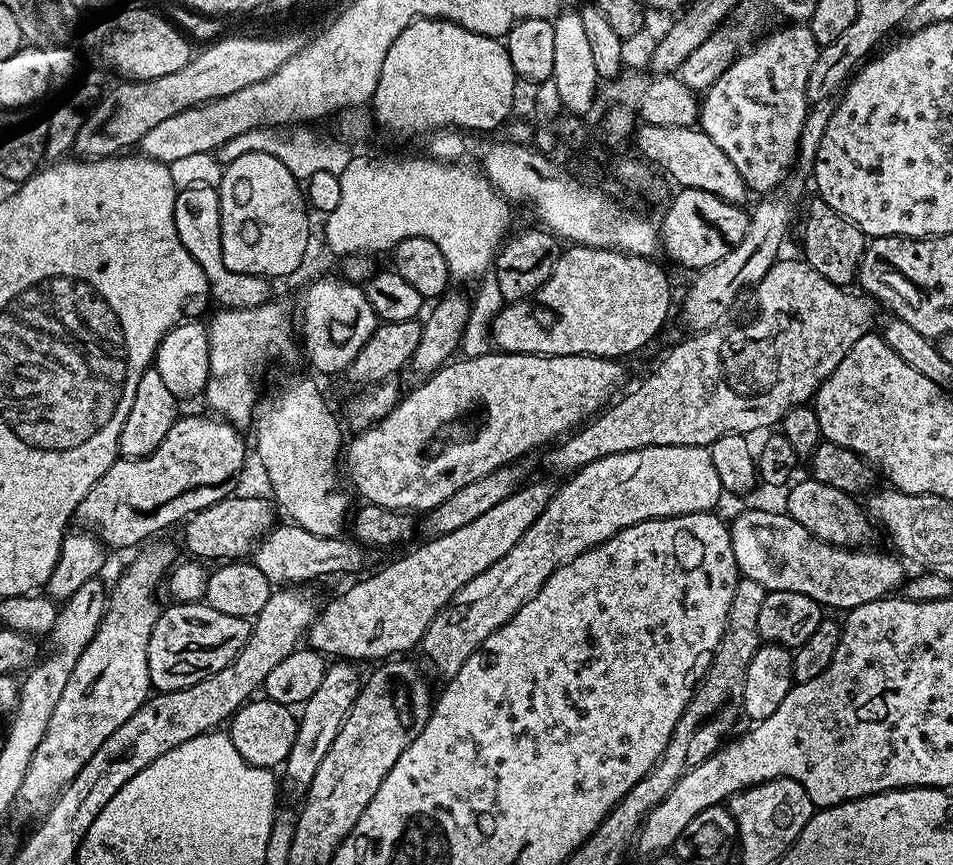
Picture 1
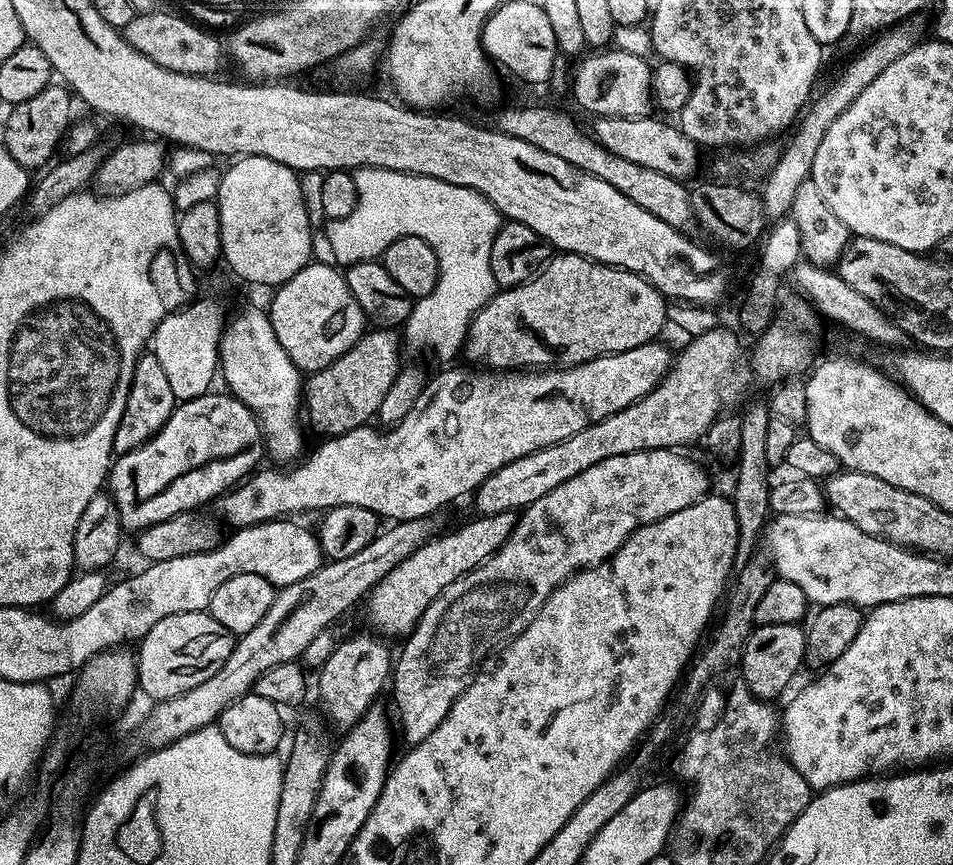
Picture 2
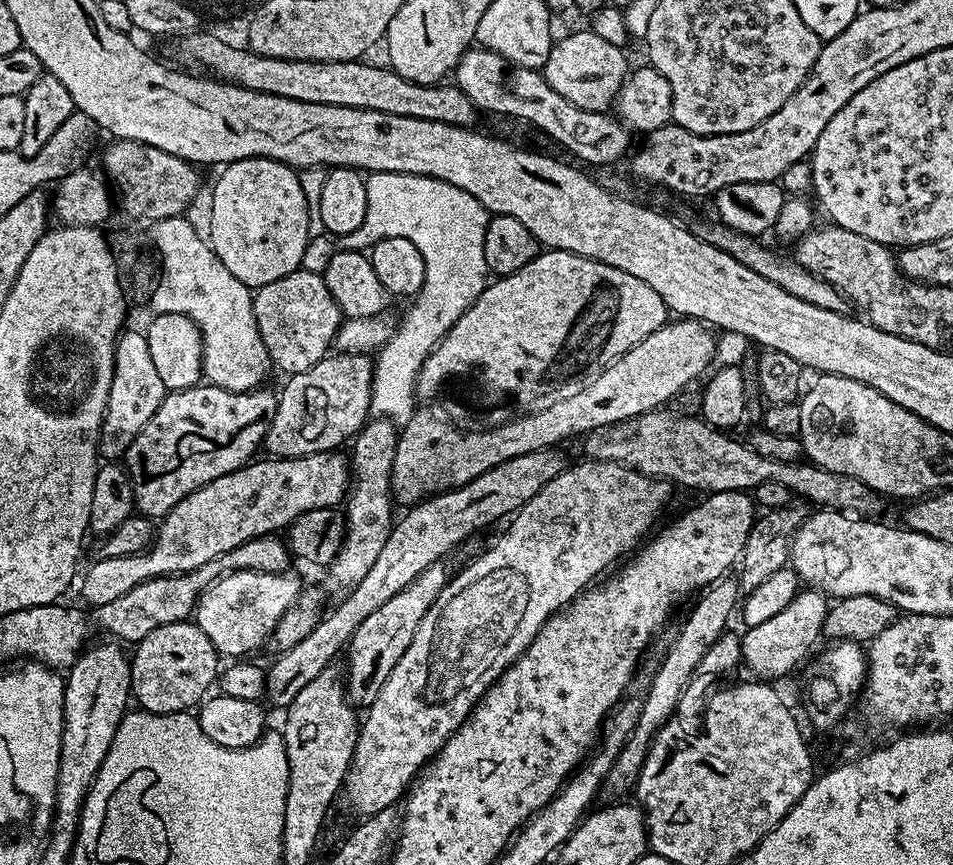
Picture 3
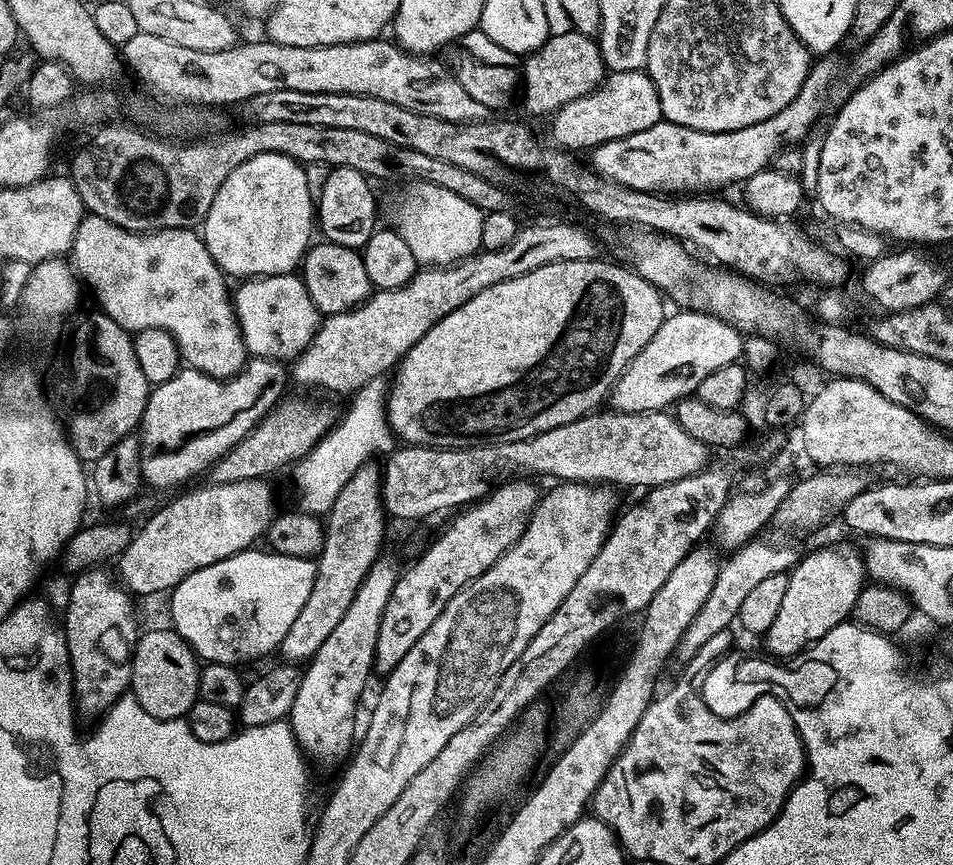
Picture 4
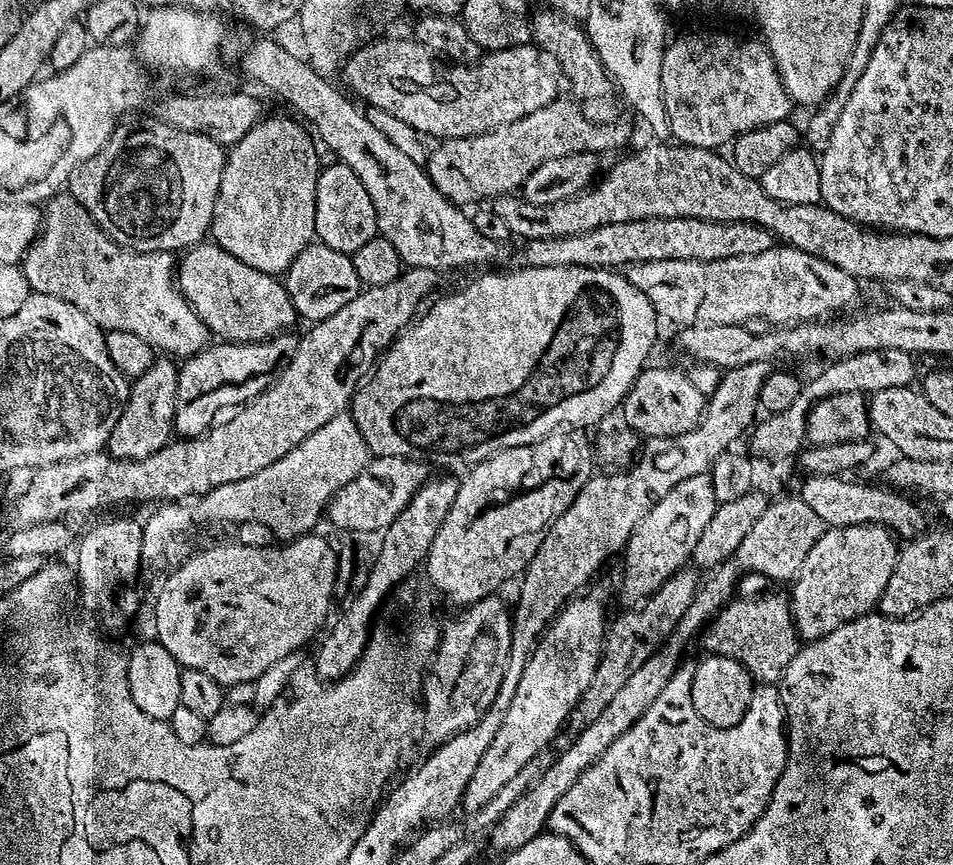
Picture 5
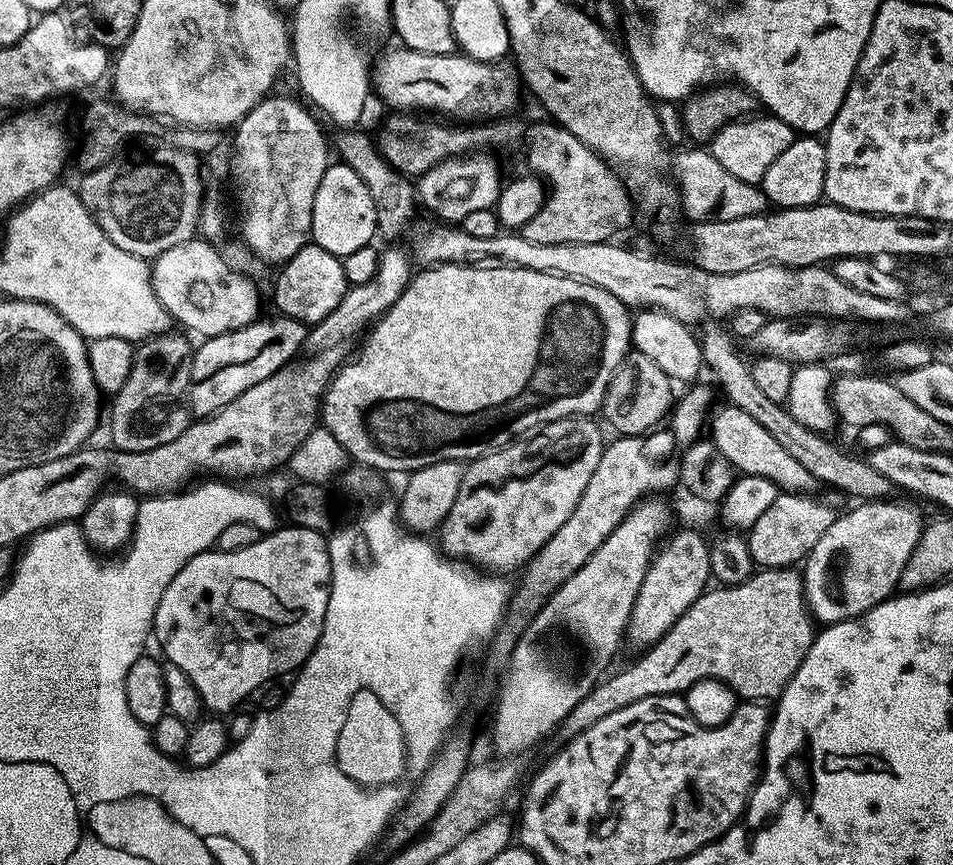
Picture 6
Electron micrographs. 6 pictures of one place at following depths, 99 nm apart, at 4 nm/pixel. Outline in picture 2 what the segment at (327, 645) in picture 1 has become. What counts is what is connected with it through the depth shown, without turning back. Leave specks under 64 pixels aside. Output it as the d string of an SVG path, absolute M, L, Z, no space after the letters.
M511 512L497 516L477 515L475 519L462 525L457 532L450 532L446 536L437 535L429 540L423 548L414 550L410 558L394 566L394 570L390 570L382 582L373 586L366 597L366 605L377 633L393 632L399 638L407 637L455 580L473 572L479 564L485 564L502 547L517 522L517 517Z

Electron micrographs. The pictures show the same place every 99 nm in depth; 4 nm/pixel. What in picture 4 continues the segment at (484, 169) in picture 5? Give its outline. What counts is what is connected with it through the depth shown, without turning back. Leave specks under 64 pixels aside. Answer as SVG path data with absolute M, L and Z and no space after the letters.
M647 71L608 72L593 92L574 99L555 112L551 117L551 143L561 150L591 150L602 142L626 138L630 134L638 134L638 130L650 130L650 126L661 119L662 102L658 102L658 90Z

